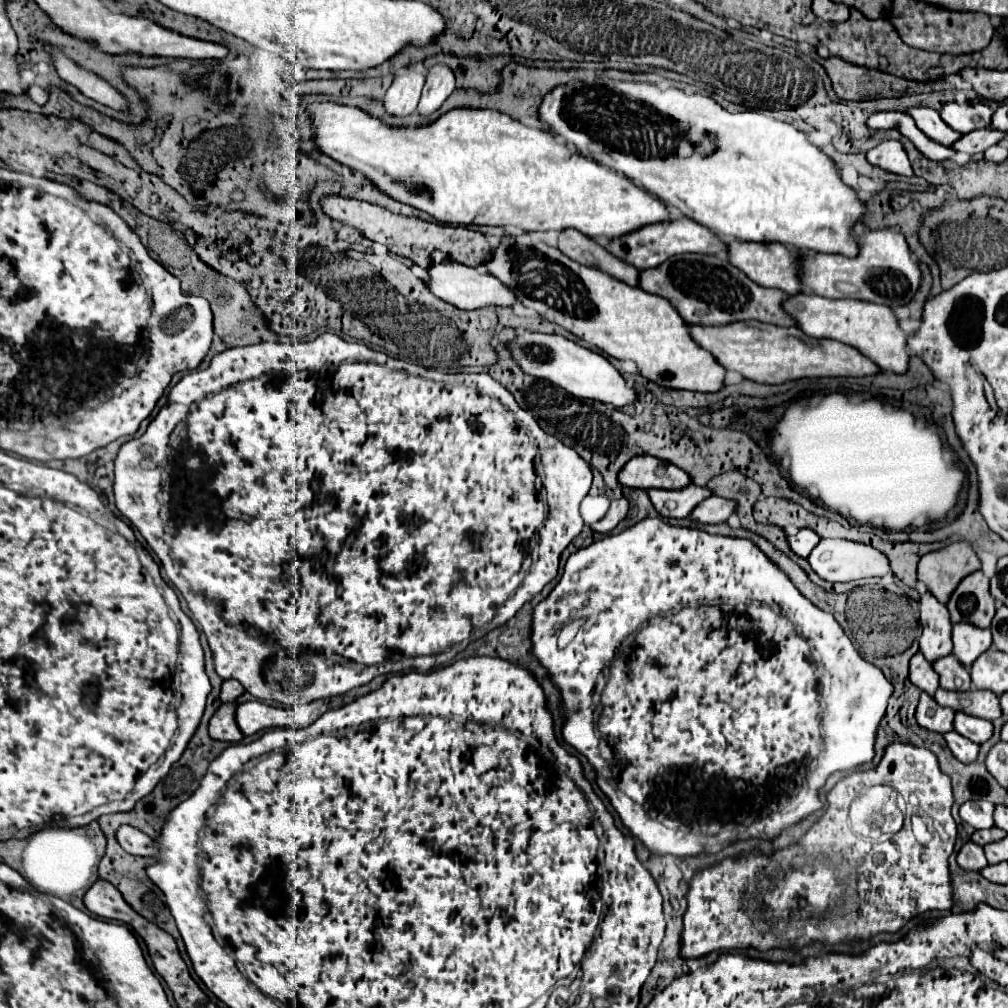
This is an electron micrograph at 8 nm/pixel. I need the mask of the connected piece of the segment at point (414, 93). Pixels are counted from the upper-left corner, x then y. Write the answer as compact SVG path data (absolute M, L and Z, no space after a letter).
M409 68L409 74L397 76L383 98L385 112L391 116L409 116L417 110L425 76Z

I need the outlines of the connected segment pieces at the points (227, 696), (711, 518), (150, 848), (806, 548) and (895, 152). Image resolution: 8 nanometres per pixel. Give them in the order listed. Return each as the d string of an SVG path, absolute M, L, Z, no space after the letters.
M225 680L219 698L221 698L221 702L235 702L243 692L245 690L243 690L243 686L237 680Z
M709 496L701 504L695 506L691 512L691 518L701 524L721 524L727 522L727 518L735 512L737 504L733 500L725 500L719 496Z
M121 826L117 832L117 842L125 852L133 856L157 856L153 840L133 826Z
M809 528L799 530L795 536L787 536L789 548L791 548L797 556L801 556L801 558L807 558L809 552L811 552L811 548L815 548L815 544L817 544L819 540L821 540L821 538L815 536L815 532L811 532Z
M887 140L877 144L867 152L867 162L875 168L881 168L899 176L913 176L913 168L903 146L897 140Z

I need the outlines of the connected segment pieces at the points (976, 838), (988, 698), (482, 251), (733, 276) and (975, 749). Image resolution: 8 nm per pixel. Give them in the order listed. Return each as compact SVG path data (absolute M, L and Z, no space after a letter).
M989 828L989 830L977 830L971 840L979 846L985 846L985 844L991 844L991 842L997 842L997 840L1003 840L1007 836L1007 832L1003 832L1001 828Z
M939 688L935 700L939 706L949 706L955 712L965 712L969 716L977 716L991 722L1001 716L999 698L993 692L943 692L943 688Z
M341 196L325 198L323 210L329 218L349 224L353 228L359 228L361 234L365 234L369 240L387 246L391 252L413 260L421 268L429 268L433 264L431 254L435 250L447 254L455 262L461 262L461 264L467 264L473 268L489 262L493 256L491 254L493 246L487 242L487 238L481 232L465 228L465 226L451 226L451 224L441 224L441 222L425 222L421 218L407 218L401 214L393 214L381 206L373 206L373 204L359 202L359 200L347 200Z
M673 256L659 268L641 272L639 288L669 300L677 312L695 326L727 326L733 322L761 320L775 326L797 326L791 314L783 310L783 300L787 294L783 290L771 290L749 280L739 268L735 268L727 258L717 256Z
M947 732L945 740L947 740L947 746L951 748L953 756L955 756L959 762L971 764L971 762L977 760L977 756L979 756L979 744L973 744L971 740L959 736L957 732Z

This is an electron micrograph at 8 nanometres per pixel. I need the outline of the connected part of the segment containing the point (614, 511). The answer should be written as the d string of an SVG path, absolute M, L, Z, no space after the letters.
M625 498L611 500L609 512L607 512L601 520L589 524L589 528L591 528L593 532L597 532L597 534L607 534L607 532L611 532L611 530L627 516L627 508L629 508L629 502L627 502Z

